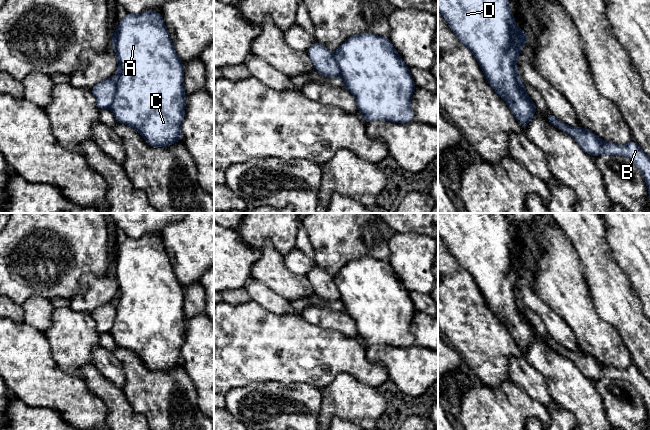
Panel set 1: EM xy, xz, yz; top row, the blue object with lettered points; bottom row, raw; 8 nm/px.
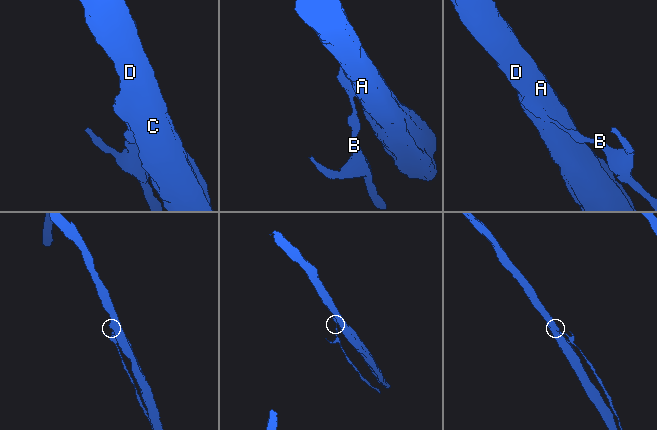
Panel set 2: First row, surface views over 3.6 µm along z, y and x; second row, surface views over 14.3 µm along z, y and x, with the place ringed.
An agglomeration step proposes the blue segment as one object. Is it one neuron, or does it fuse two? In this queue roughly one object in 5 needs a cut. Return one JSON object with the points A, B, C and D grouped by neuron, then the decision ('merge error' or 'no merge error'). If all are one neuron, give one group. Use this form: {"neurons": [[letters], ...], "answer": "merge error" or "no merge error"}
{"neurons": [["A", "C", "D"], ["B"]], "answer": "merge error"}

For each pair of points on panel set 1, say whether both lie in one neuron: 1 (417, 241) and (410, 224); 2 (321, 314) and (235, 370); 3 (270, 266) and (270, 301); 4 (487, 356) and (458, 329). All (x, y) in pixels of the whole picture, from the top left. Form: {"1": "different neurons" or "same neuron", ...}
{"1": "different neurons", "2": "different neurons", "3": "different neurons", "4": "same neuron"}

